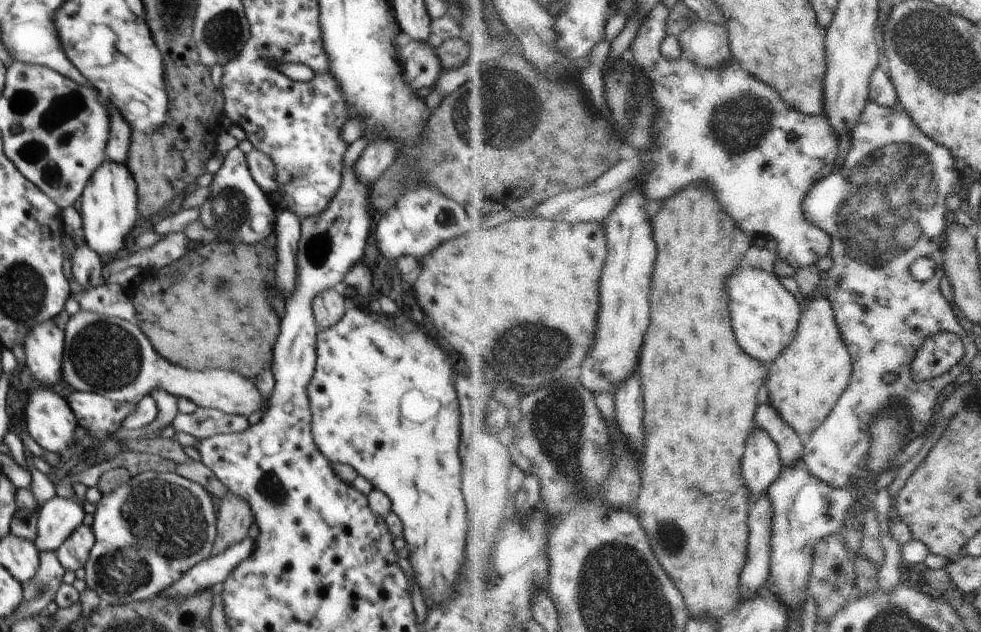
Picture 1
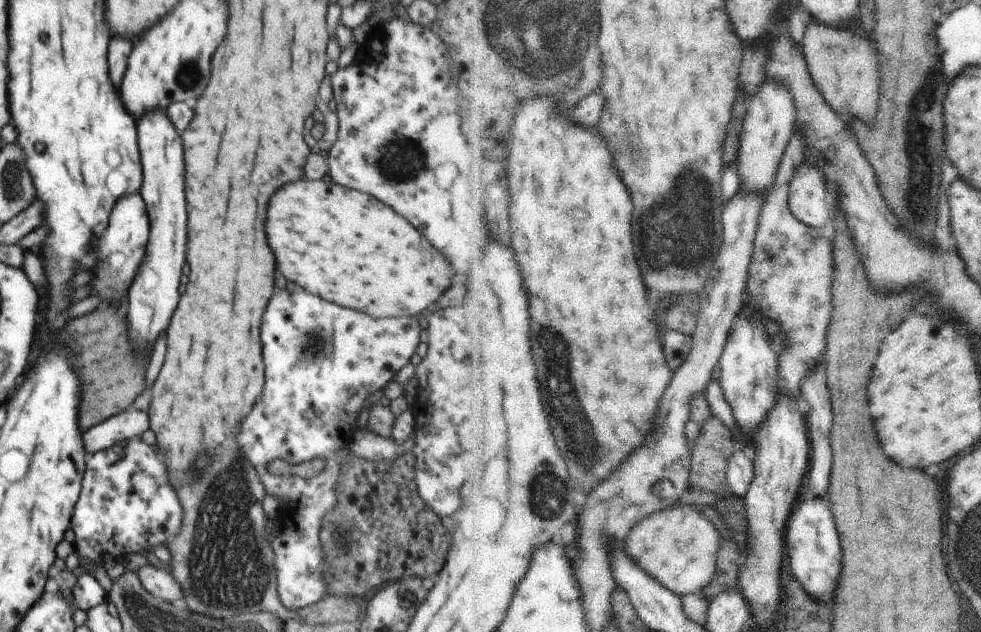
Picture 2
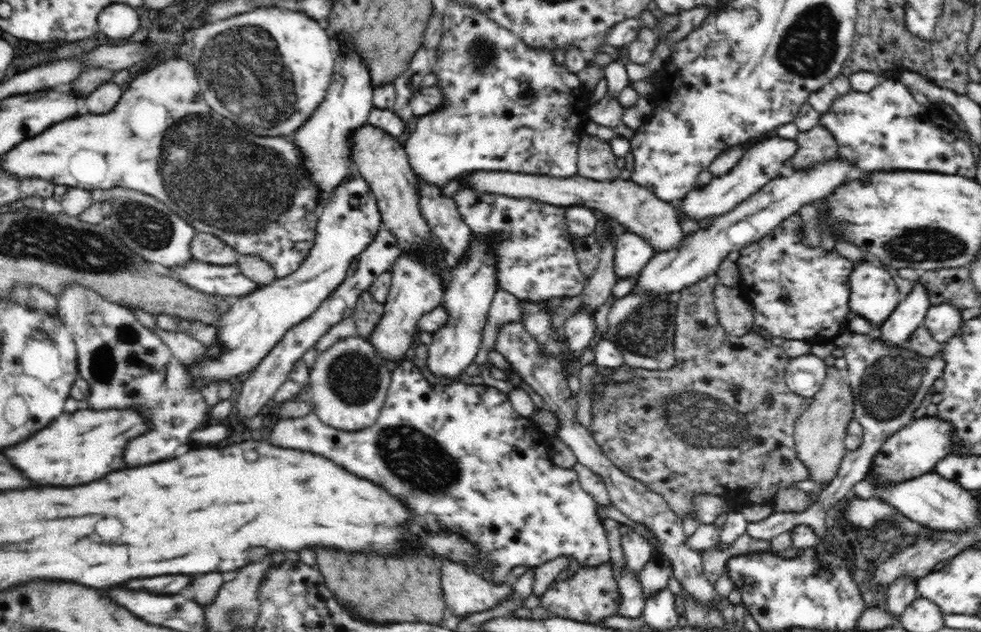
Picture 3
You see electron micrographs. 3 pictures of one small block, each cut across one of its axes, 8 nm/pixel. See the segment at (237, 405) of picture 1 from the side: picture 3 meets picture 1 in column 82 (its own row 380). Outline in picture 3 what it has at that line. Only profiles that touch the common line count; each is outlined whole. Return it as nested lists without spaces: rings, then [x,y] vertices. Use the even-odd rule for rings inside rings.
[[[360,337],[344,338],[338,340],[334,346],[330,346],[328,350],[323,350],[320,356],[316,357],[315,363],[310,370],[309,384],[312,391],[310,404],[291,398],[288,401],[272,405],[269,411],[284,419],[303,417],[313,412],[324,424],[332,428],[346,432],[359,431],[372,426],[376,422],[382,406],[386,402],[388,388],[391,383],[391,371],[392,367],[382,357],[378,357],[376,349],[370,345],[369,340]]]

